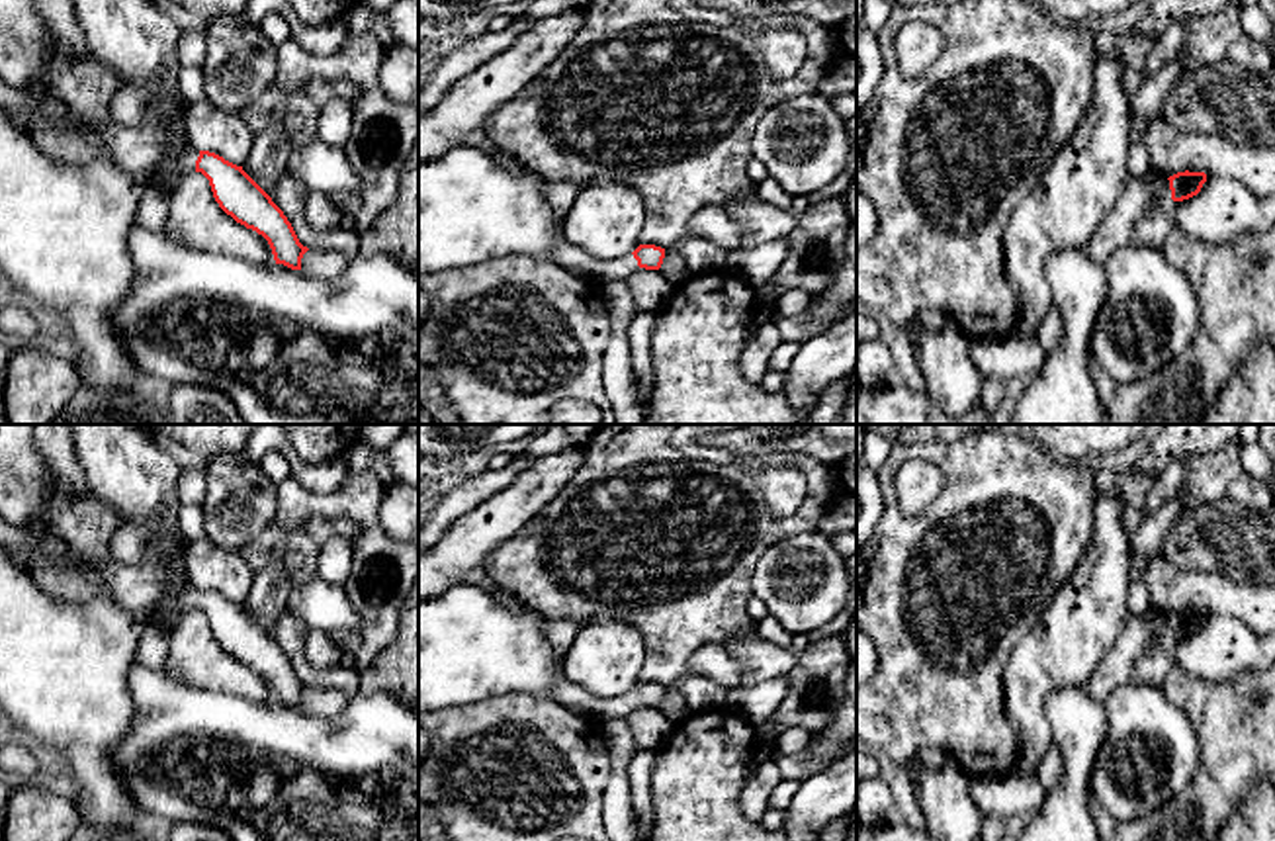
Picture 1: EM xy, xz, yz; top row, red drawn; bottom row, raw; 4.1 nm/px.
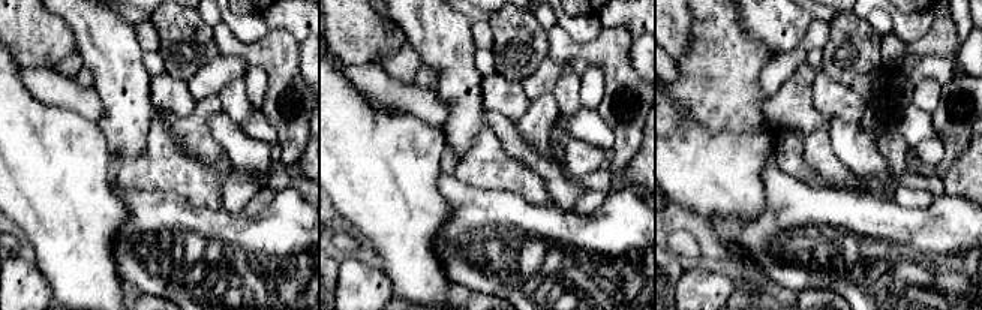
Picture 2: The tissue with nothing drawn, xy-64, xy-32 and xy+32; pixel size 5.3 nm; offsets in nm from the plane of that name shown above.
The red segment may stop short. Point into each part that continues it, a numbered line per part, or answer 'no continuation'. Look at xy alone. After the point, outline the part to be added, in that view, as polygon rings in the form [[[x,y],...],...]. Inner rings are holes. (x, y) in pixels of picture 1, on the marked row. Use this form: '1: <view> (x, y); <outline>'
1: xy (186, 157); [[[184,145],[178,153],[176,153],[176,162],[178,162],[178,168],[182,174],[188,174],[188,172],[196,172],[196,160],[199,156],[199,151],[190,147],[190,145]]]

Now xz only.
1: xz (573, 259); [[[565,239],[557,241],[550,252],[550,260],[557,266],[569,270],[575,276],[581,276],[593,284],[614,282],[630,278],[639,270],[634,254],[620,256],[614,260],[600,260],[591,256],[579,246],[573,246]]]

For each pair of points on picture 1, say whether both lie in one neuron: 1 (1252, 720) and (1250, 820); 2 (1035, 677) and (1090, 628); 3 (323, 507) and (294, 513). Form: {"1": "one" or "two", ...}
{"1": "two", "2": "one", "3": "one"}

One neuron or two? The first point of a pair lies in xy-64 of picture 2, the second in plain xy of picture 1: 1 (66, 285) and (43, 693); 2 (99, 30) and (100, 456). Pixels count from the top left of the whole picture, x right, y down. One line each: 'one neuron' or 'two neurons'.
1: one neuron
2: one neuron

